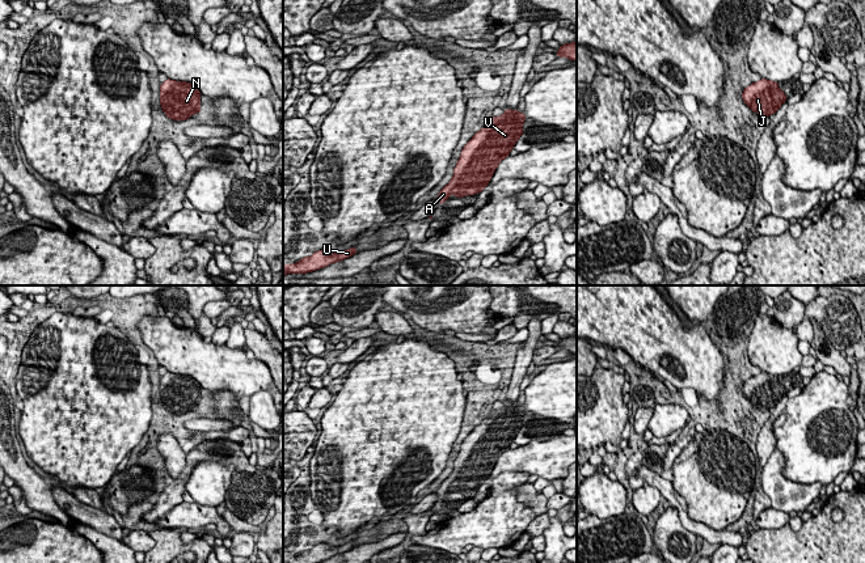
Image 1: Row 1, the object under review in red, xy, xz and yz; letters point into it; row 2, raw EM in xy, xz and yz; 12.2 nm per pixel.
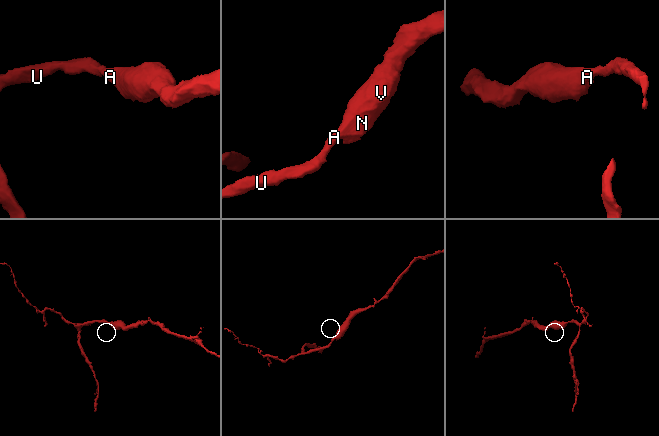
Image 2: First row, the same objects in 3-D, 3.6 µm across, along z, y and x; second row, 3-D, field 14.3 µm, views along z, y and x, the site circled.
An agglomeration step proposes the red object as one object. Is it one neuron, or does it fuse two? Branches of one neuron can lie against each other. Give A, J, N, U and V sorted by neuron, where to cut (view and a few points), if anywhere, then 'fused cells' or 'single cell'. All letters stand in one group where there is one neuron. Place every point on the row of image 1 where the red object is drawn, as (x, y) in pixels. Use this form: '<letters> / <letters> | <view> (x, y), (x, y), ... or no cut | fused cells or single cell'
A J N U V | no cut | single cell

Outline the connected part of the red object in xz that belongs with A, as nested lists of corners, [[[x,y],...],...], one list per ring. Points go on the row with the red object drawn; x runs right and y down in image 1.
[[[505,109],[501,117],[491,119],[473,135],[461,149],[452,179],[435,198],[443,204],[451,194],[456,198],[481,192],[491,179],[498,164],[510,156],[523,134],[524,113]]]

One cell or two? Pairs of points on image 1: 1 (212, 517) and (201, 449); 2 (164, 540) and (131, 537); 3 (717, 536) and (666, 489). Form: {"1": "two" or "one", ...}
{"1": "two", "2": "two", "3": "one"}

